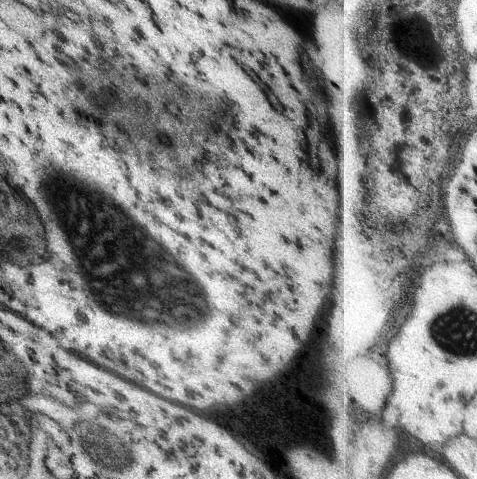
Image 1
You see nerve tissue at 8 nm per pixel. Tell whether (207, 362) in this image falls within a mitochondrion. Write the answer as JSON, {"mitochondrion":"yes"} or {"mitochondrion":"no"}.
{"mitochondrion":"no"}

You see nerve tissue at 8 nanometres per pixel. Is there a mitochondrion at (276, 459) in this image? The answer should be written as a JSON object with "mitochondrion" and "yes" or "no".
{"mitochondrion":"no"}

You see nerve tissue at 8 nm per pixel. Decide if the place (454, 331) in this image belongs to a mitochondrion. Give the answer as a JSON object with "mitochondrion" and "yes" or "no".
{"mitochondrion":"yes"}

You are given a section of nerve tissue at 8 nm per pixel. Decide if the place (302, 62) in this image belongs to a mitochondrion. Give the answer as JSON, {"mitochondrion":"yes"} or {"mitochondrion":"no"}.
{"mitochondrion":"no"}

